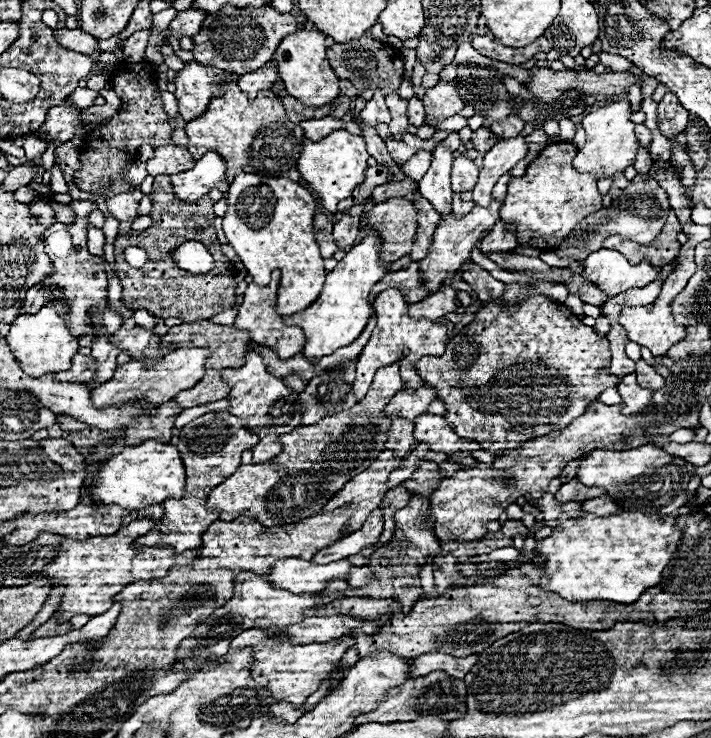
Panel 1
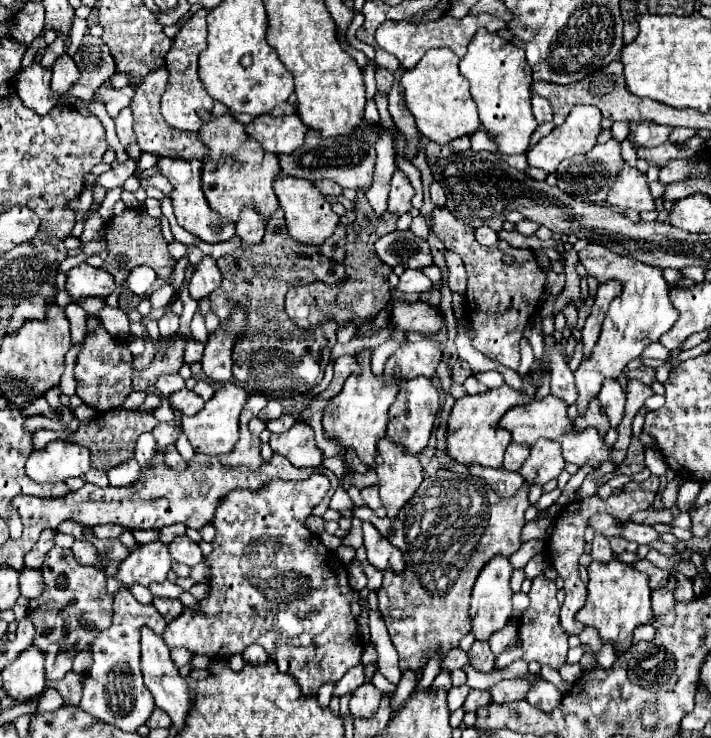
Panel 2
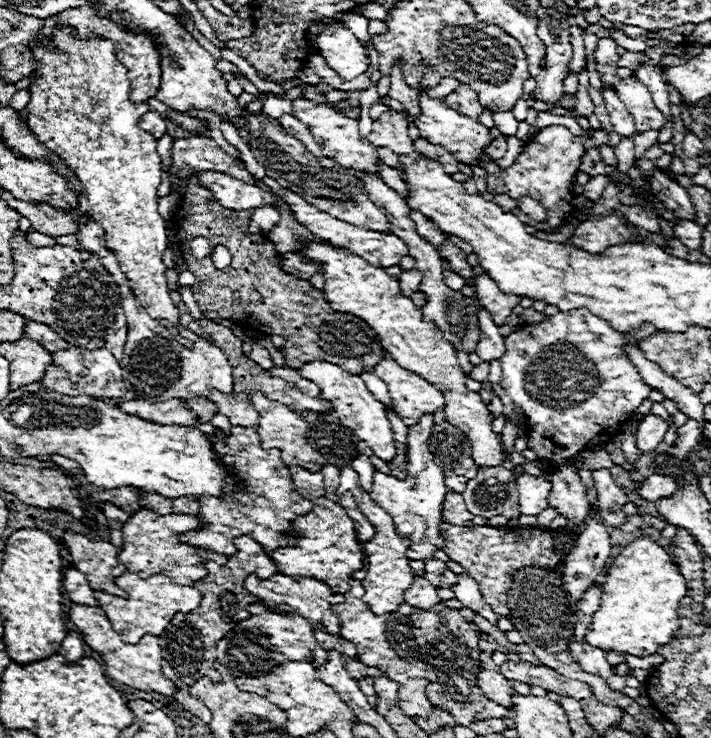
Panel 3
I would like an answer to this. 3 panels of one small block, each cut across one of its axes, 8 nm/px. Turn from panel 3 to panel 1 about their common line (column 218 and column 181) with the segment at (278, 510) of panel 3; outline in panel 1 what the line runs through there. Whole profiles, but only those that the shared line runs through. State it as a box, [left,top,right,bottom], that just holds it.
[134,412,258,554]

